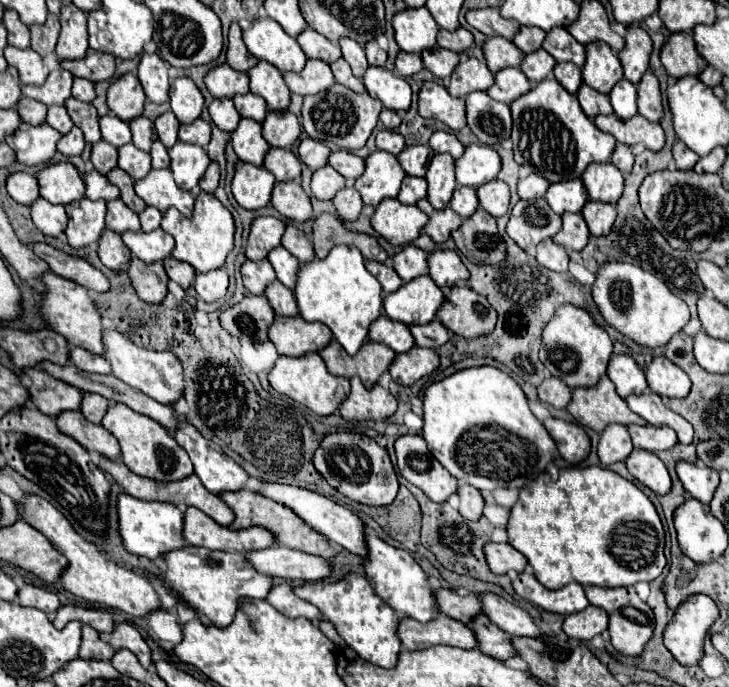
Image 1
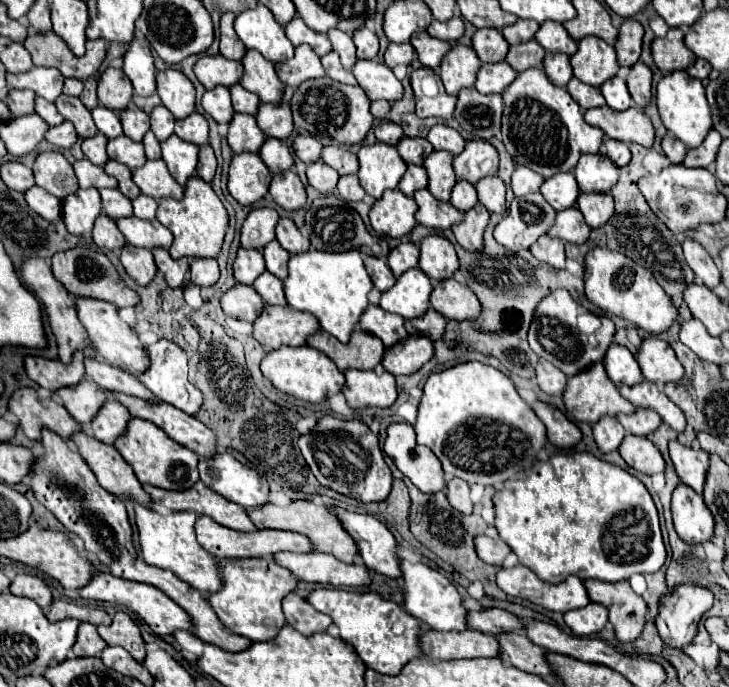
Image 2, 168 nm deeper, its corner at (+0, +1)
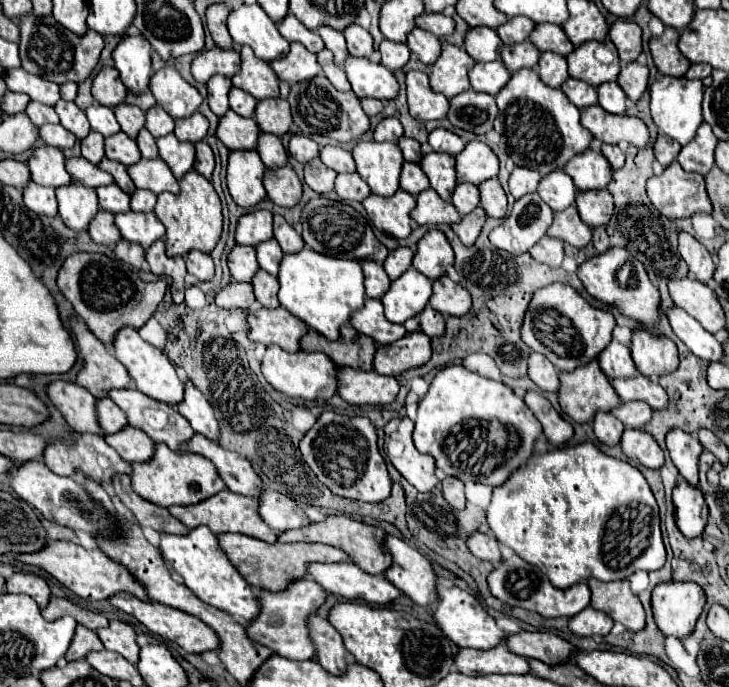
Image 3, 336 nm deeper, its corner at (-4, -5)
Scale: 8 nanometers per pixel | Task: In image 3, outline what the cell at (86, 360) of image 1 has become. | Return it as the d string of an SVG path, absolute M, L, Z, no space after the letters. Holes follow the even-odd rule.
M133 387L131 389L115 389L113 393L109 393L109 397L125 411L125 415L129 417L129 425L145 431L155 443L165 443L173 451L185 451L185 445L195 435L189 421L179 411L175 411L169 405L161 405L161 401L153 401L151 397L145 397L141 391L133 389Z

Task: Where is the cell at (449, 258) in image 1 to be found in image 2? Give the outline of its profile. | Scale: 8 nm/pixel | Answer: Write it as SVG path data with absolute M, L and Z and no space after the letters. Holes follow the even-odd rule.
M441 235L425 237L419 245L419 251L421 251L419 269L431 281L449 279L459 269L459 259L457 259L453 245Z

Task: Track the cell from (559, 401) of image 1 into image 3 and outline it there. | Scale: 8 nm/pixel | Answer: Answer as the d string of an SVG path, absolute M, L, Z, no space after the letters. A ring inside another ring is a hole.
M531 351L529 363L527 363L527 375L529 379L543 391L557 391L559 389L559 377L557 369L551 361L547 361L545 355Z

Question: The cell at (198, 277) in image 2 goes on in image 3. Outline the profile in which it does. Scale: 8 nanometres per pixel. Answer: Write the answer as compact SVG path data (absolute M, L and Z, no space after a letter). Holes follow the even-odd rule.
M189 251L185 257L187 271L195 275L199 281L209 281L213 277L213 259L201 251Z

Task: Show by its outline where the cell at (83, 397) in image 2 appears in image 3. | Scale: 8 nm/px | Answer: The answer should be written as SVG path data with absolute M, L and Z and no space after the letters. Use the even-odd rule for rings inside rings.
M111 399L97 401L97 413L99 413L101 429L103 429L107 435L117 433L117 431L121 431L121 429L125 429L125 427L129 425L127 415L125 415Z

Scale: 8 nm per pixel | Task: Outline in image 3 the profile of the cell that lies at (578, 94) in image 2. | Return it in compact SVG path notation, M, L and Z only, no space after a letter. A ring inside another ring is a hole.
M569 77L563 85L561 85L561 91L569 97L569 101L573 105L577 105L579 109L585 109L589 105L595 105L597 103L597 91L593 85L585 83L585 81L579 81L579 79L573 79Z

